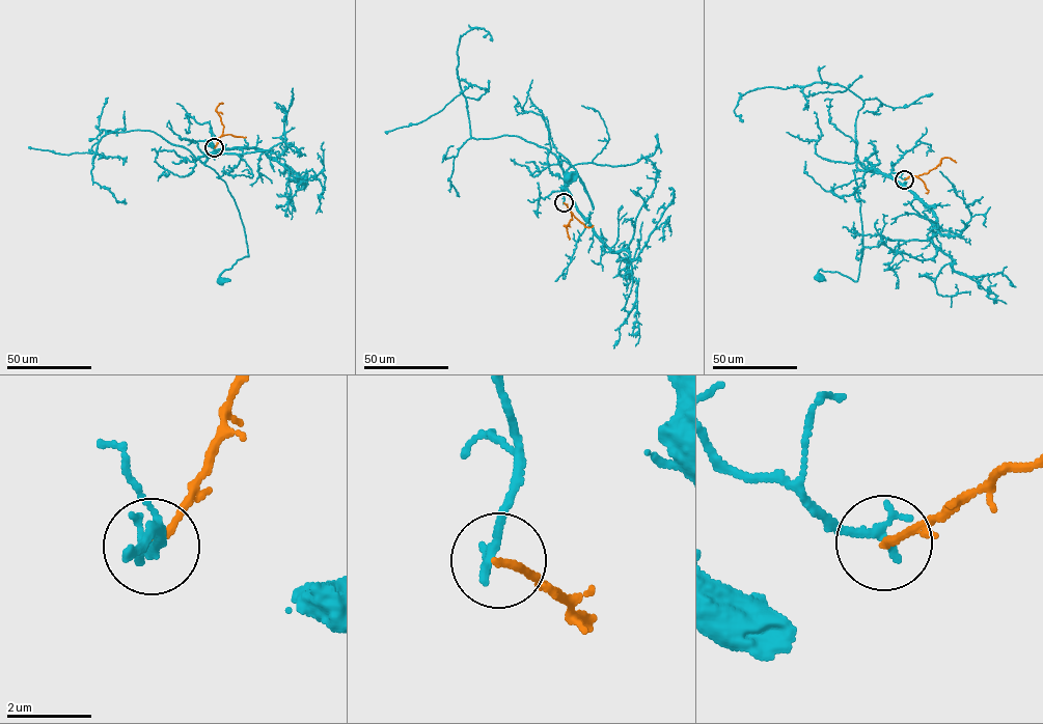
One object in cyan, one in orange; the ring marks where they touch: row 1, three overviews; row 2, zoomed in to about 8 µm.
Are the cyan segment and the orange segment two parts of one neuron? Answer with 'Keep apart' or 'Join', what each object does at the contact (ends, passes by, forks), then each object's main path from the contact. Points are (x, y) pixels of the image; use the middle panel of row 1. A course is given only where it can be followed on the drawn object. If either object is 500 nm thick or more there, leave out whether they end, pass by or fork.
Keep apart. At the ring cyan ends. At the ring orange ends. Course of cyan: (564, 203), (566, 184), (559, 155), (577, 172), (593, 207), (579, 176), (568, 172), (568, 177). Course of orange: (564, 203), (572, 216), (569, 224), (565, 225), (569, 239)

